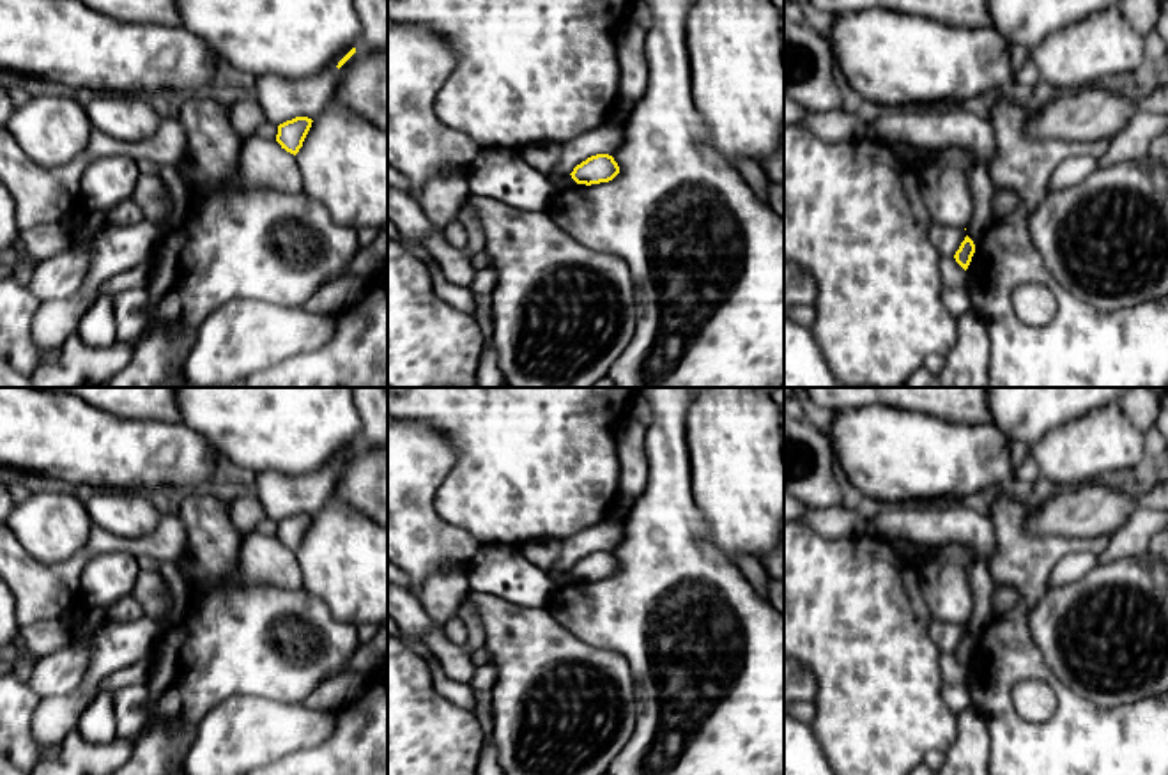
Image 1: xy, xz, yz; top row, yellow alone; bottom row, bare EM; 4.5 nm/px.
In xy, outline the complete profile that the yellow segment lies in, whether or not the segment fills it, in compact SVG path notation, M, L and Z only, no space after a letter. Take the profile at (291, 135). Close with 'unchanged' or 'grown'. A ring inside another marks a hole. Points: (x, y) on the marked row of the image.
M296 117L278 126L276 142L290 154L297 154L311 127L311 119Z | unchanged

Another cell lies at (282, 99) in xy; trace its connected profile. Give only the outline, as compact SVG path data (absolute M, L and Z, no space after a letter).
M338 69L301 80L287 80L276 74L257 76L257 101L265 120L280 126L296 117L317 119L333 103L338 85Z

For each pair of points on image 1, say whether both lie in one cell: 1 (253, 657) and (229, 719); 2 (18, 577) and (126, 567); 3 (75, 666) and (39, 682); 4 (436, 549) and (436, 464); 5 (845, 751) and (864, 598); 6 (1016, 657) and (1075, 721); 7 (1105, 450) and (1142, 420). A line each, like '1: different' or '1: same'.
1: different
2: different
3: same
4: same
5: same
6: same
7: different

